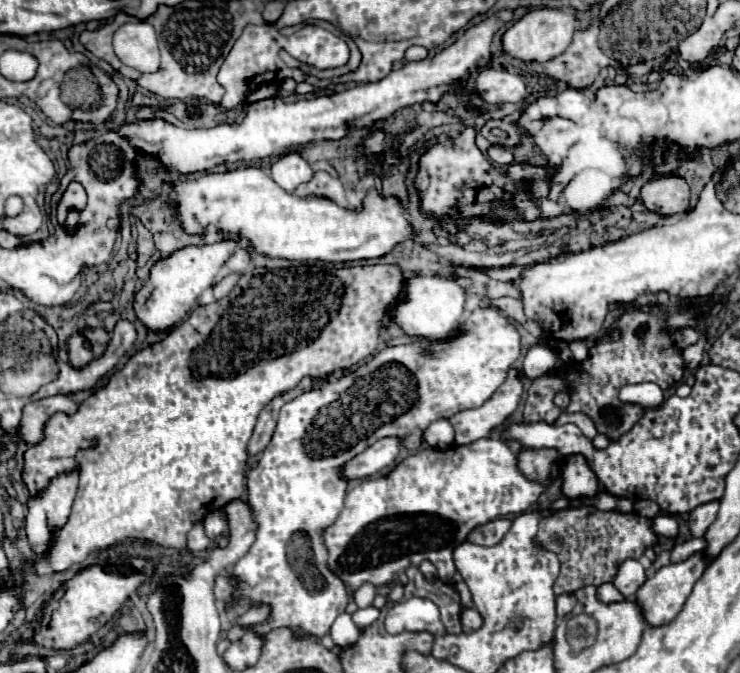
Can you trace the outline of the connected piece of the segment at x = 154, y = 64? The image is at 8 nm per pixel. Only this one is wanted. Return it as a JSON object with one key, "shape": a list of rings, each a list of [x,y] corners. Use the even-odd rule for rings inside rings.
{"shape":[[[128,22],[114,34],[114,52],[122,64],[138,72],[160,70],[160,50],[154,26],[148,22]]]}

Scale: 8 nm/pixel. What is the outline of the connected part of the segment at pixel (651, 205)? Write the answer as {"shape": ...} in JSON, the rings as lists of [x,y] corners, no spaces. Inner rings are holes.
{"shape":[[[660,176],[642,186],[640,200],[652,212],[670,216],[688,210],[690,186],[682,176]]]}

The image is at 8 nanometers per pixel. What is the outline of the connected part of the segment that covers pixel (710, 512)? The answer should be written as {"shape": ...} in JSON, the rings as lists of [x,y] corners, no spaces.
{"shape":[[[708,502],[708,504],[694,508],[688,518],[688,528],[690,528],[692,536],[694,538],[704,536],[706,530],[710,528],[710,524],[716,520],[716,514],[718,514],[718,502]]]}

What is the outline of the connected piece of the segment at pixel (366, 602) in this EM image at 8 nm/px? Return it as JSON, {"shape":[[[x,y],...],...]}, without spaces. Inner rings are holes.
{"shape":[[[362,584],[362,586],[354,592],[354,602],[356,602],[360,608],[364,608],[364,606],[370,606],[370,604],[372,604],[374,596],[376,596],[376,588],[374,588],[372,584]]]}

